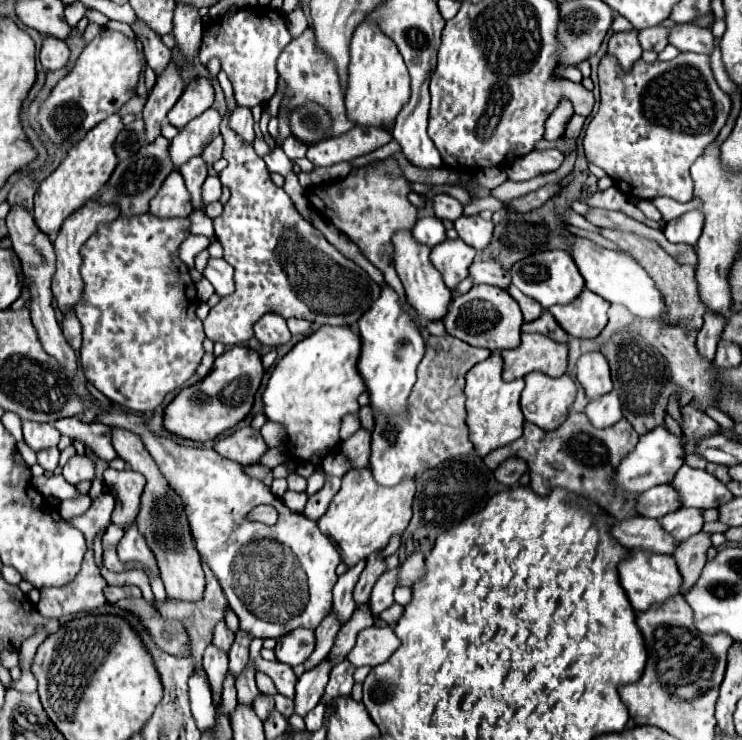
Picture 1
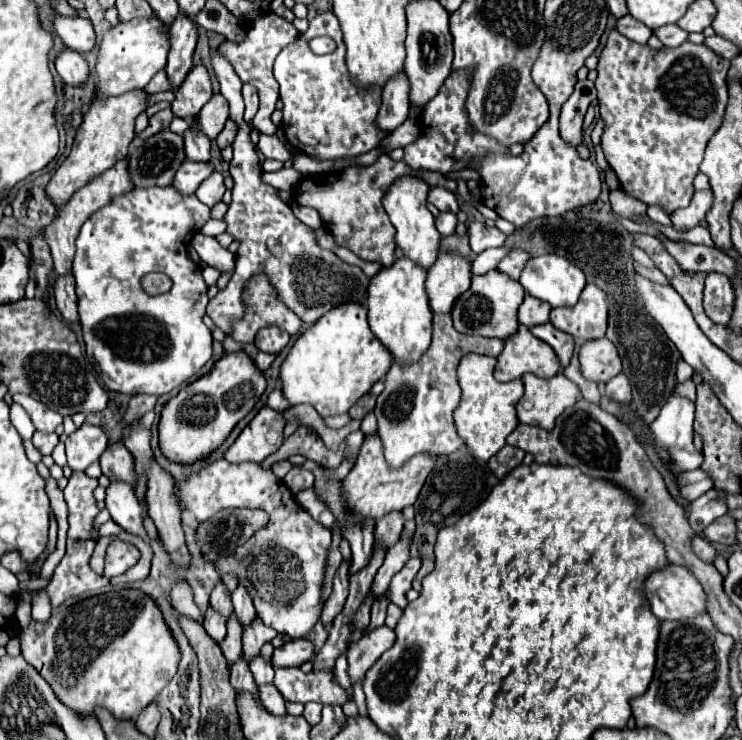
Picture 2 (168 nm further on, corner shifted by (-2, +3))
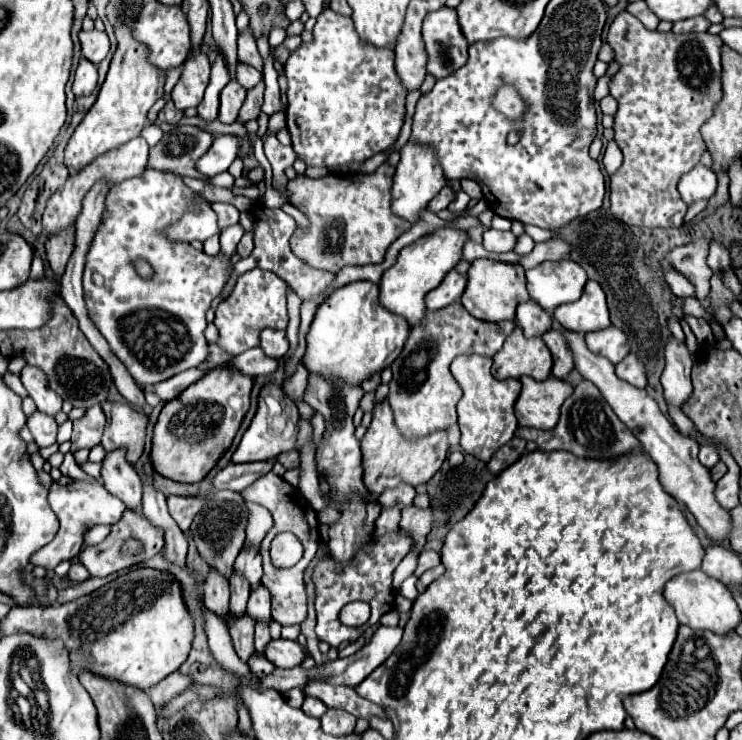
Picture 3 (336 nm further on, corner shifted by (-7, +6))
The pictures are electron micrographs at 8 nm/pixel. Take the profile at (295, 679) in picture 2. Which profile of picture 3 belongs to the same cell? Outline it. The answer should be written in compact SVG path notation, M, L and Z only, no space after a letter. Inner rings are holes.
M311 681L311 683L307 683L307 687L303 691L305 691L305 695L313 695L313 697L321 699L327 707L343 709L355 717L387 719L383 707L359 697L353 687L345 687L345 685L335 687L335 685L329 685L325 681Z

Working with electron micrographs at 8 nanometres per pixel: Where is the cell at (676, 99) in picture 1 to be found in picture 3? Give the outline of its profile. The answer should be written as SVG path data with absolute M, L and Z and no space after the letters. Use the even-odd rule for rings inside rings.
M621 11L615 21L611 23L609 27L609 33L607 33L607 43L613 47L615 51L615 61L621 63L621 69L619 73L613 77L611 81L611 95L617 99L619 103L619 109L615 113L615 143L619 145L621 153L623 153L623 165L619 167L617 173L611 175L611 183L609 183L609 189L611 189L611 213L623 221L623 223L629 223L629 225L637 225L637 227L681 227L683 225L683 217L687 213L687 205L683 203L679 191L677 191L677 183L681 179L683 173L689 171L689 167L695 167L701 159L701 153L705 149L705 143L703 143L703 137L701 137L701 125L707 121L707 117L711 115L717 99L721 97L721 45L723 41L719 39L719 35L711 35L711 33L673 33L673 31L667 31L667 33L659 33L659 31L649 31L643 27L643 23L639 23L639 19L635 19L631 13L627 11Z

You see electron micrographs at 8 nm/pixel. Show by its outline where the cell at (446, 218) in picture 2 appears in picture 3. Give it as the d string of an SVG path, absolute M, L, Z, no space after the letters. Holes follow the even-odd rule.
M457 191L455 199L449 203L449 211L455 211L455 213L463 211L467 207L467 203L469 203L469 195L465 191Z

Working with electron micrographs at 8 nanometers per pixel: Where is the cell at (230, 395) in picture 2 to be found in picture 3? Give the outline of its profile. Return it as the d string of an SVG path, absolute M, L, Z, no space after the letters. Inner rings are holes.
M217 367L209 371L203 379L189 385L179 397L165 403L165 407L159 413L159 419L153 429L153 445L151 445L151 465L153 469L163 475L165 479L177 481L177 483L199 483L221 459L221 455L229 449L245 413L249 411L249 395L251 395L253 379L247 375L241 375L239 371L231 367Z

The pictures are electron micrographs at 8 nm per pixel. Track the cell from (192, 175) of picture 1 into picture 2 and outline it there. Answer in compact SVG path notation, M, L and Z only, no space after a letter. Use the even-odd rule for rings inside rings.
M190 128L184 132L184 150L190 162L210 162L210 140L202 138L202 134L194 134Z

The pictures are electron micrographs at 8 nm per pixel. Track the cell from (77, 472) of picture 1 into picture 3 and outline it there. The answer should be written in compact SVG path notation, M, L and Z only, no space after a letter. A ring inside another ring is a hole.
M99 405L85 411L81 419L73 421L73 435L71 435L71 451L77 449L91 449L101 443L101 435L105 429L105 415Z

